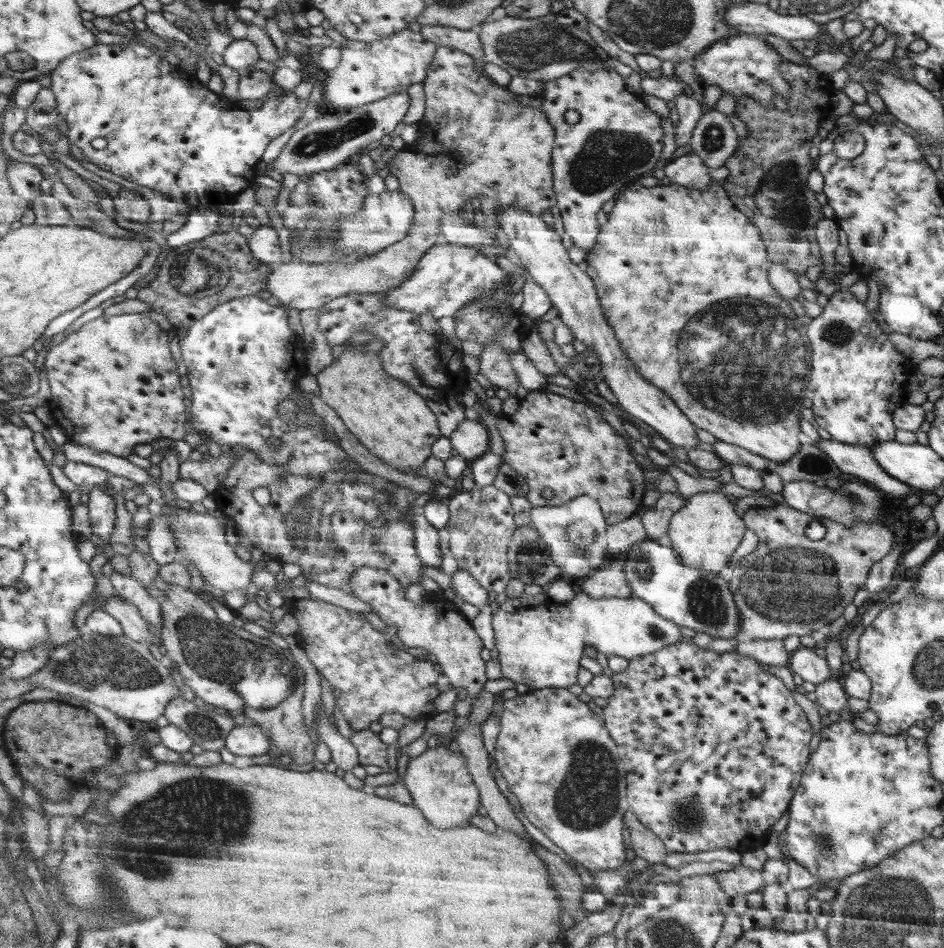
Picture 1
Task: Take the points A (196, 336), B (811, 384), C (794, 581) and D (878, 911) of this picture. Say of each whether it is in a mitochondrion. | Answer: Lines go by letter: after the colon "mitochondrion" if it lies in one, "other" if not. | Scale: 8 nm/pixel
A: other
B: mitochondrion
C: mitochondrion
D: mitochondrion

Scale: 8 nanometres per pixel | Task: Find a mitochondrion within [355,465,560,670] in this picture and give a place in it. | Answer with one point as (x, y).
(530, 555)

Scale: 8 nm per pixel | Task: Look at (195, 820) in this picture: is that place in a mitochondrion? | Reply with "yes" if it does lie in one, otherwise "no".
yes

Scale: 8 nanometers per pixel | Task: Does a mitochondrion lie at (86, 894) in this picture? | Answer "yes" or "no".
yes

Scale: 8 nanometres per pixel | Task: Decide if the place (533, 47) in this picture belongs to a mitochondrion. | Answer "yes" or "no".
yes

